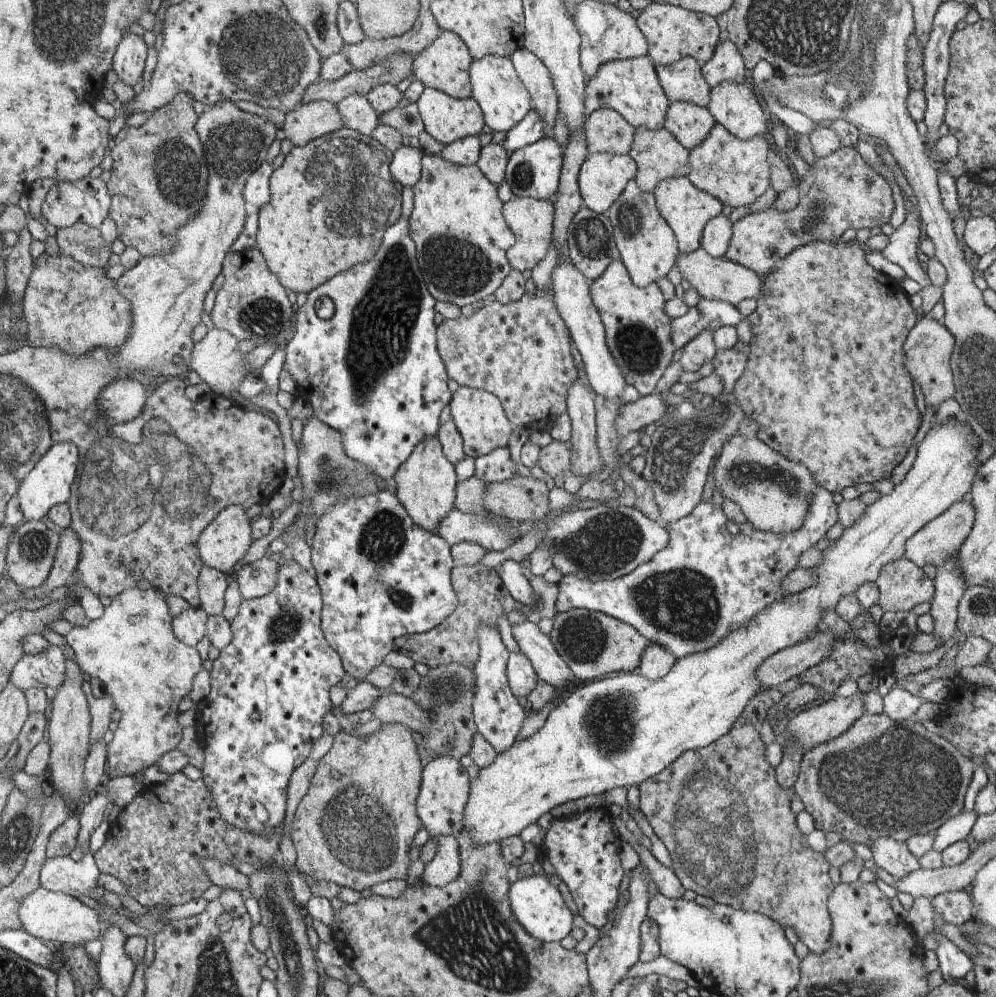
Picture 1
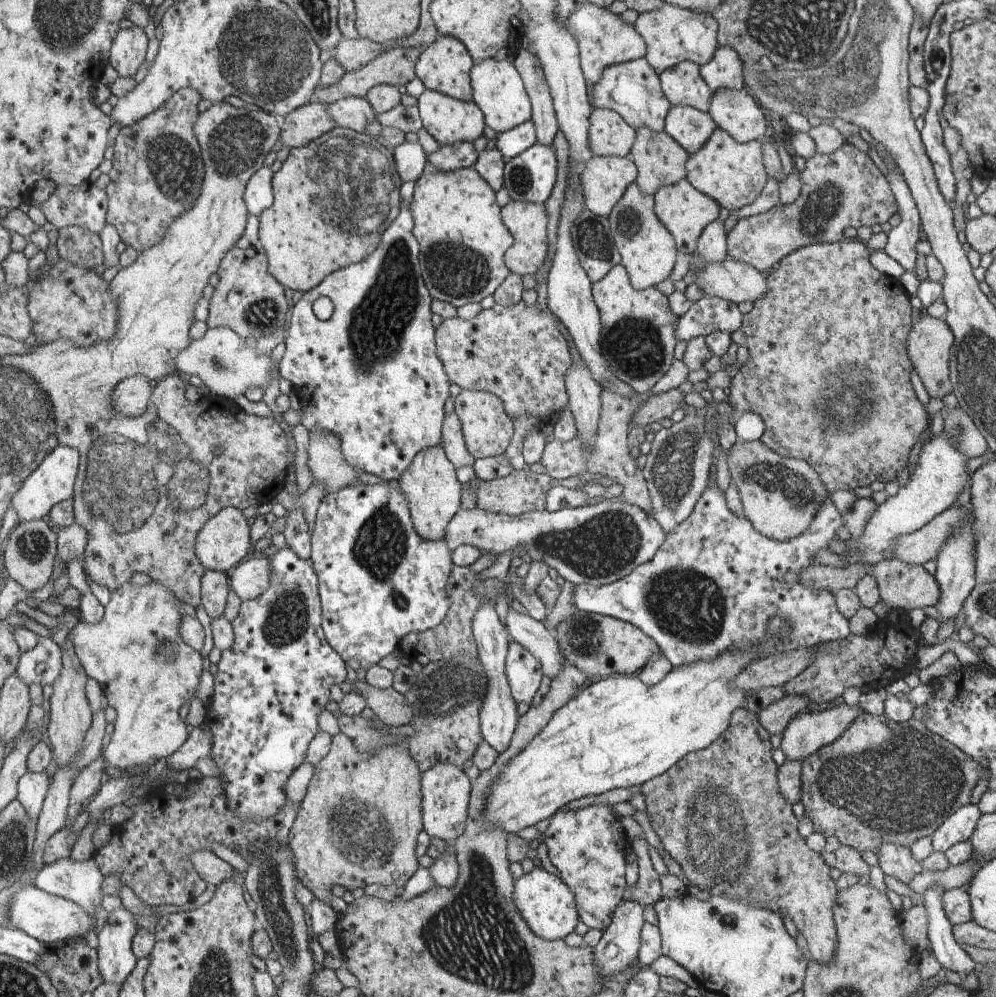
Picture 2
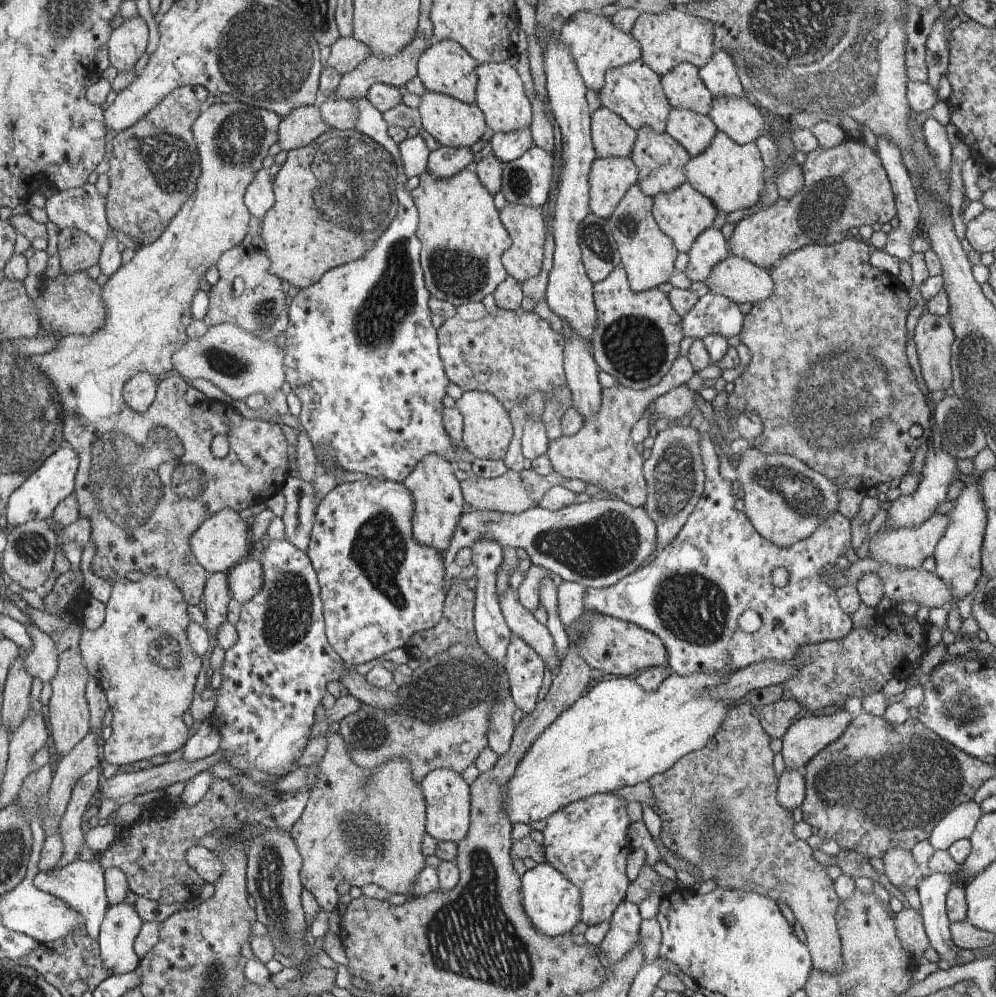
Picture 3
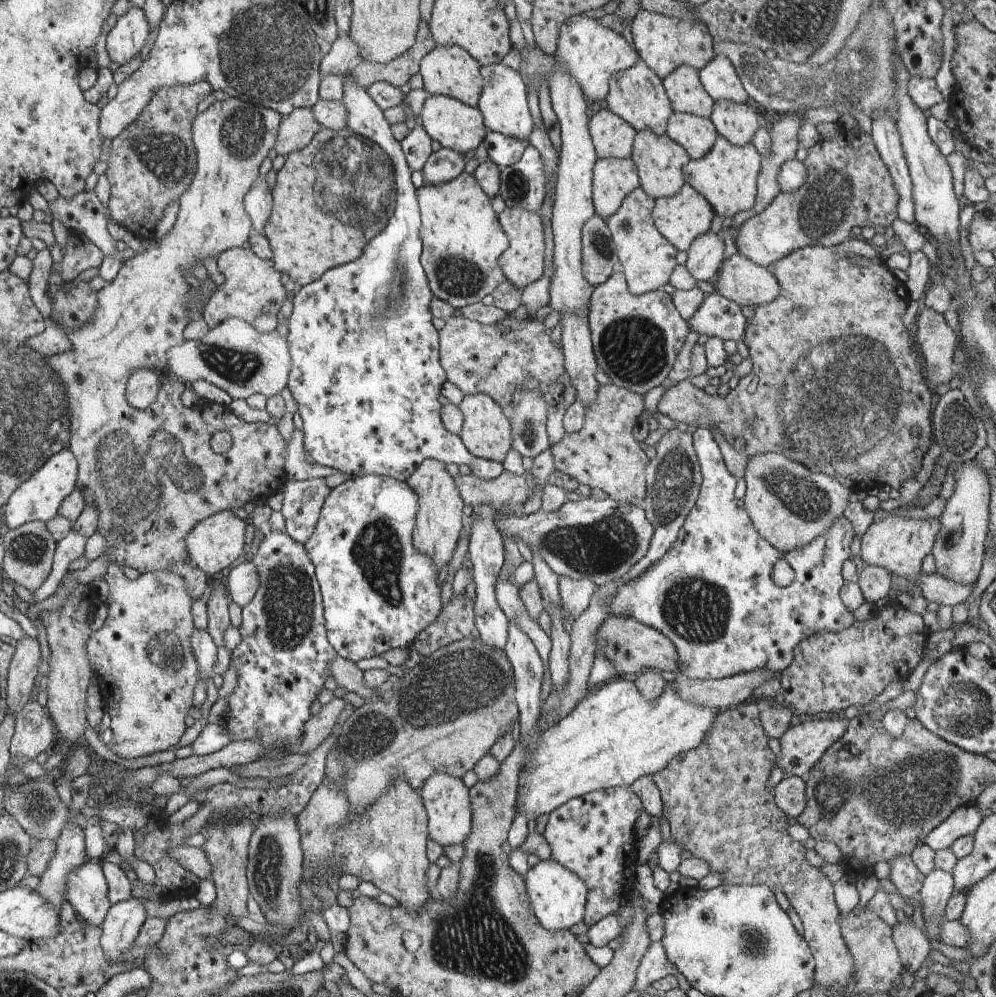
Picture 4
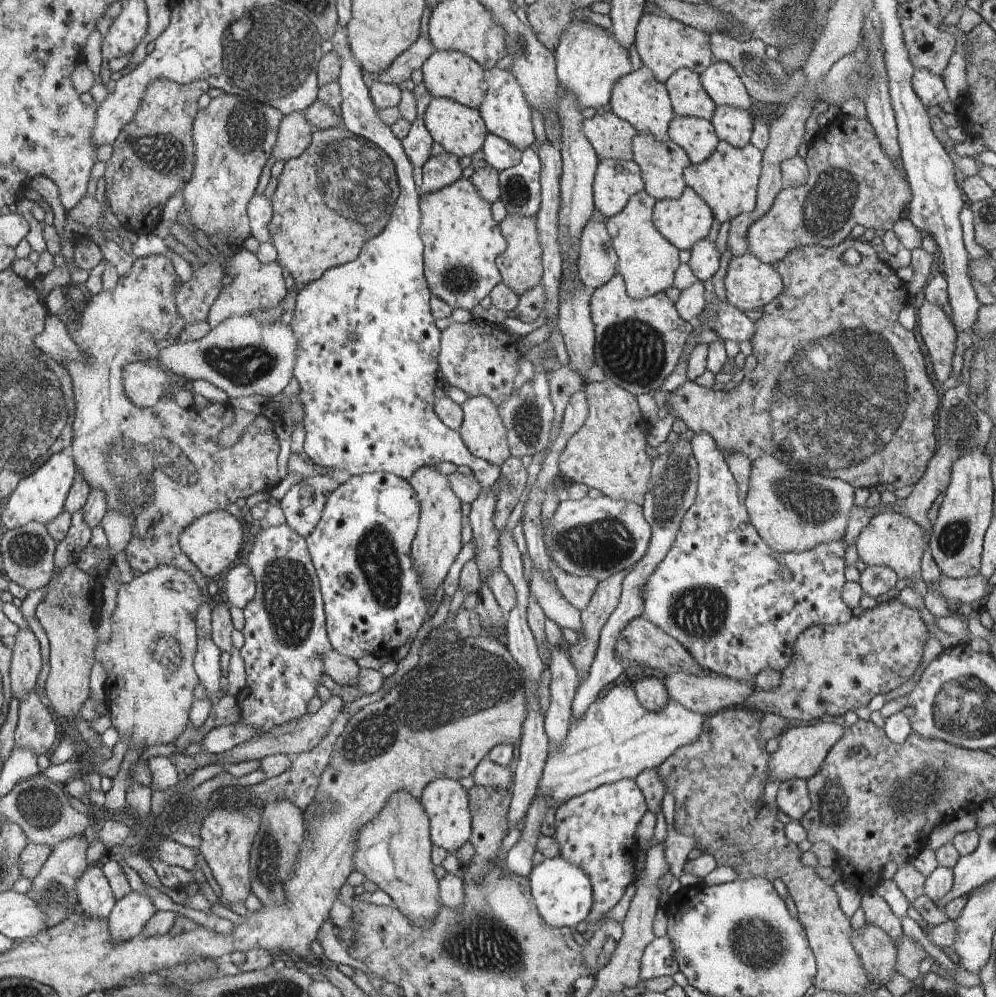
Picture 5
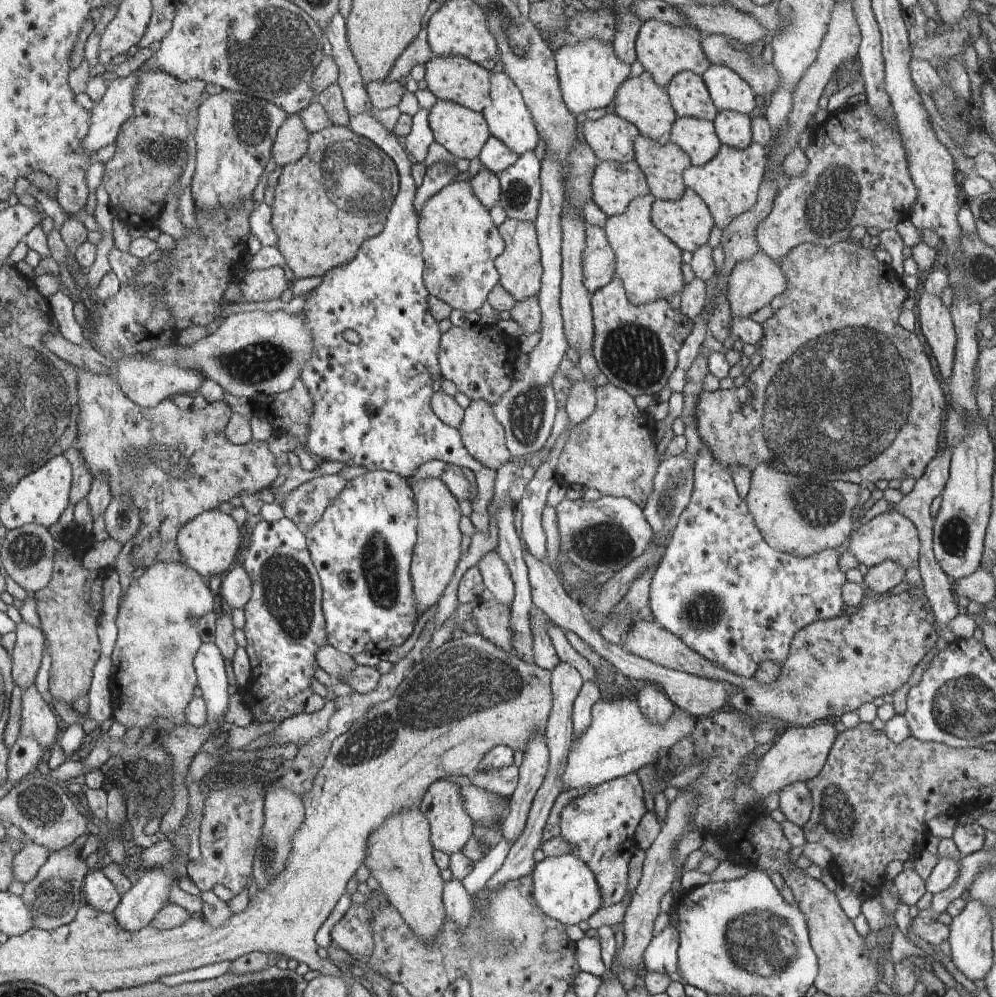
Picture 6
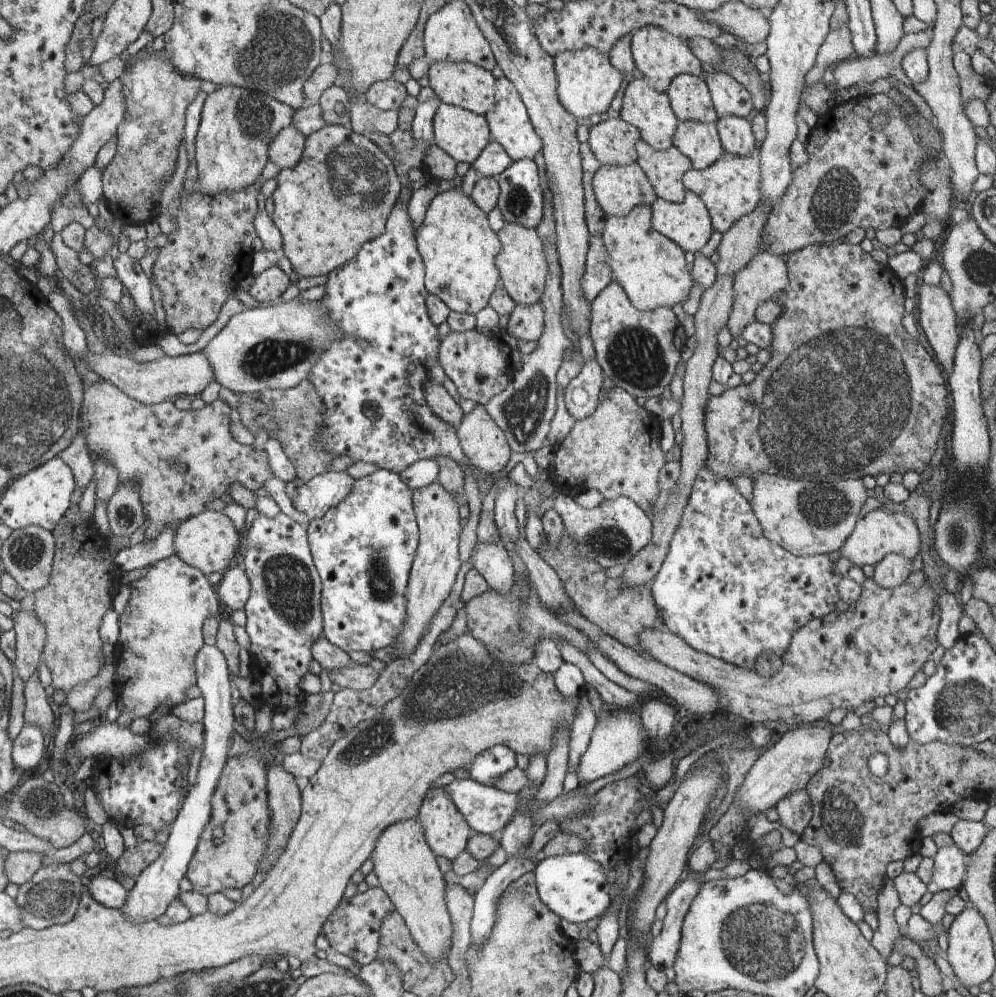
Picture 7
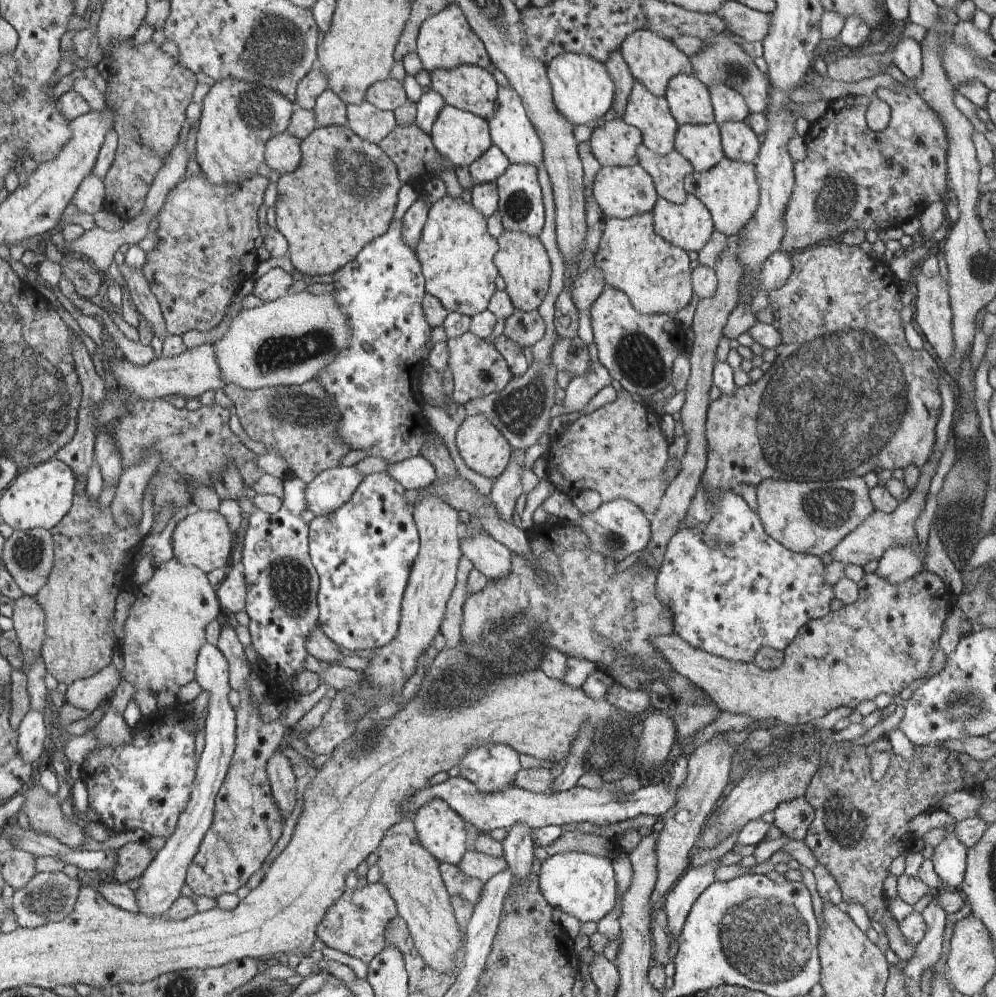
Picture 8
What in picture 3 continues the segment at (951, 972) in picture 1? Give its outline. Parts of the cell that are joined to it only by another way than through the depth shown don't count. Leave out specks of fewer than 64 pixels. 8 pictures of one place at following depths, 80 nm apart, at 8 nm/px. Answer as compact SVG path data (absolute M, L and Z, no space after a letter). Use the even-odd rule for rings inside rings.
M927 873L916 890L920 900L922 927L928 938L928 946L933 948L938 958L955 966L957 947L950 937L949 919L945 910L945 899L952 887L951 878L943 873Z

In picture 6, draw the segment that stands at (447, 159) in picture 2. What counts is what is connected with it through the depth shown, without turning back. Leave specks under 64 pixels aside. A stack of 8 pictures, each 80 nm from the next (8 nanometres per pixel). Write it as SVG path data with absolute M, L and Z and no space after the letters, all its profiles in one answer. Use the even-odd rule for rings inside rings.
M445 161L436 162L426 167L421 185L416 190L414 198L416 213L418 214L428 198L439 192L445 185L452 183L457 173L454 163L446 163Z

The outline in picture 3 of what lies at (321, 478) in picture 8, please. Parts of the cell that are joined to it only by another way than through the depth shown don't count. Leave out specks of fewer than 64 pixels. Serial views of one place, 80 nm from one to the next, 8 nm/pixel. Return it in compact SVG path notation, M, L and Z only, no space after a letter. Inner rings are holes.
M297 477L287 478L280 492L285 500L284 512L280 517L284 526L284 538L305 553L319 500L314 497L312 484Z

